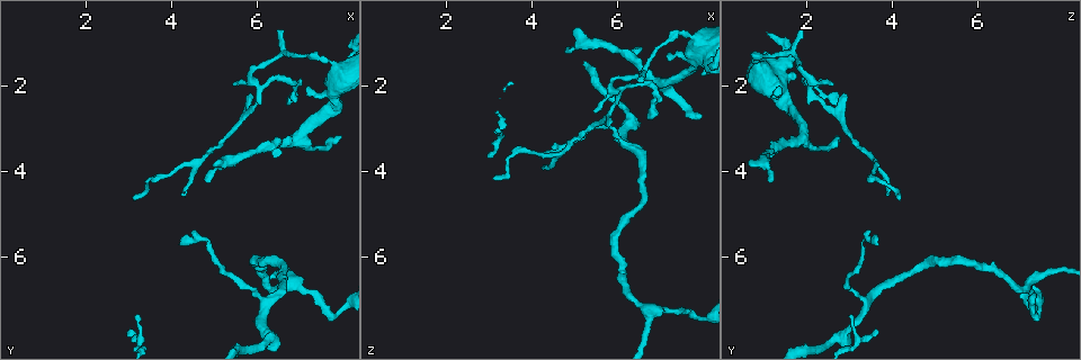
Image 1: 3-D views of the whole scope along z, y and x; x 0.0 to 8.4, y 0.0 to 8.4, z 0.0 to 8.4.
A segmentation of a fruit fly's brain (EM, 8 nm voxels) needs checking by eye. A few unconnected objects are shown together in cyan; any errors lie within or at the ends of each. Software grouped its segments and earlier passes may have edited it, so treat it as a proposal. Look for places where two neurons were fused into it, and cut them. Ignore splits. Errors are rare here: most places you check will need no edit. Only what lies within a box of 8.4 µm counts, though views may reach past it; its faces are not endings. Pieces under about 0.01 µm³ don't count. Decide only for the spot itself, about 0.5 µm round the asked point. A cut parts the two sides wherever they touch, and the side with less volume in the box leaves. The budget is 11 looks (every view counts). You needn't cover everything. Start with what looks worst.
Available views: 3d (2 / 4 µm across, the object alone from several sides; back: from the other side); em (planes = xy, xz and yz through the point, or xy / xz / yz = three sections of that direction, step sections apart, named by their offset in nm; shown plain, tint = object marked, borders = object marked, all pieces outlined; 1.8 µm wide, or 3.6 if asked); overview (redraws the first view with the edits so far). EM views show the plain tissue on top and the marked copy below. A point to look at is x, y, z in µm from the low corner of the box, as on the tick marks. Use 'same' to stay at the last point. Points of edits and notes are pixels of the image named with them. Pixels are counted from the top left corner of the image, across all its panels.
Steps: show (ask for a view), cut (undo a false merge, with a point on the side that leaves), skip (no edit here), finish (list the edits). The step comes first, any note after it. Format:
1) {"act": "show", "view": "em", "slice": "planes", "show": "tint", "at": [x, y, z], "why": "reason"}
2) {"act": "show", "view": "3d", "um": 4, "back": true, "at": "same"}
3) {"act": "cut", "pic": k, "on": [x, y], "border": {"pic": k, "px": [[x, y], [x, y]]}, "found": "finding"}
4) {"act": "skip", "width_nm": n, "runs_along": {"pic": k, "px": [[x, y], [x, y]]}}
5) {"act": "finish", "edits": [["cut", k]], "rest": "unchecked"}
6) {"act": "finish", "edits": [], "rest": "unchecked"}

{"act": "show", "view": "3d", "um": 2, "at": [6.05, 2.05, 2.10], "why": "three-way junction"}

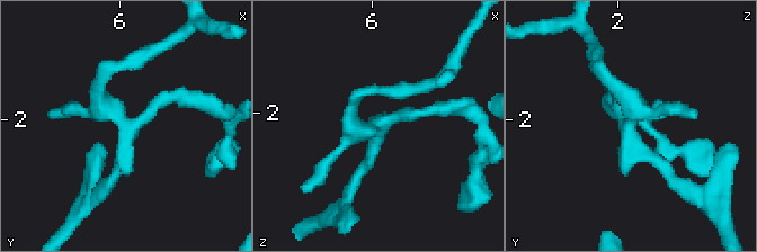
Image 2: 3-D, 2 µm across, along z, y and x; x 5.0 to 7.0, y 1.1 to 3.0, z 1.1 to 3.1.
{"act": "show", "view": "em", "slice": "yz", "step": 4, "show": "tint", "at": [6.06, 2.10, 2.10]}

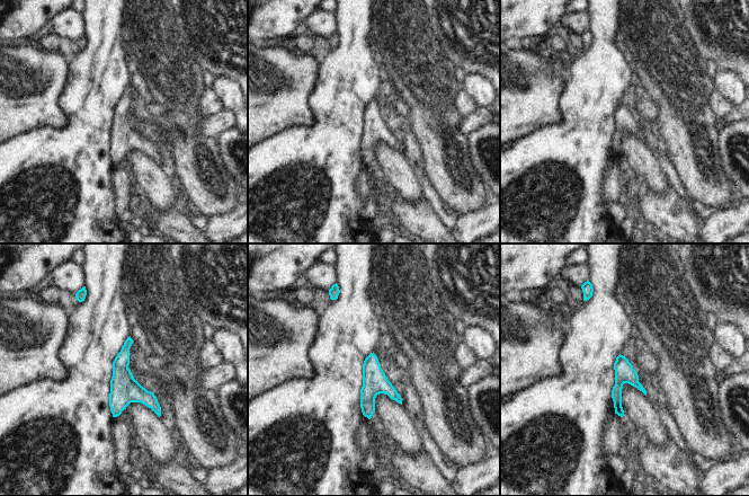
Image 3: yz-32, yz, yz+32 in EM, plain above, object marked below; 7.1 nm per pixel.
{"act": "show", "view": "em", "slice": "planes", "show": "tint", "at": "same", "why": "cut it another way"}

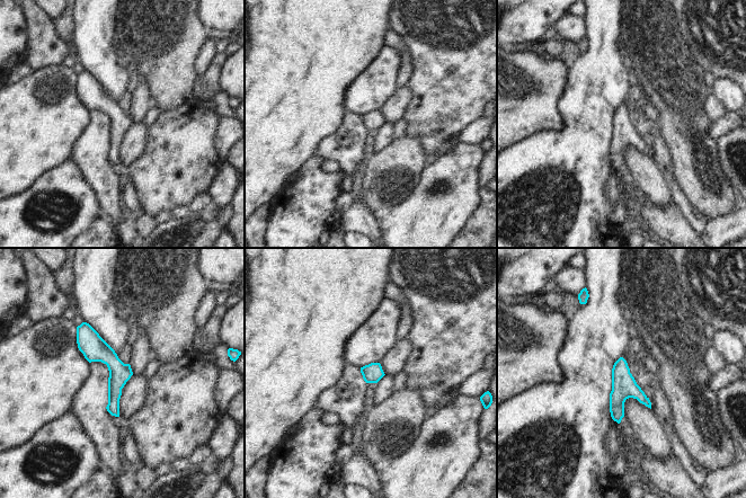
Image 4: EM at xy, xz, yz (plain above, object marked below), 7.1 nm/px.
{"act": "skip", "width_nm": 140, "runs_along": {"pic": 4, "px": [[80, 328], [114, 364], [116, 412]]}, "found": "all the same neuron"}

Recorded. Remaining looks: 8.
{"act": "show", "view": "em", "slice": "yz", "step": 16, "show": "tint", "at": [6.95, 6.65, 7.20], "why": "branch point"}

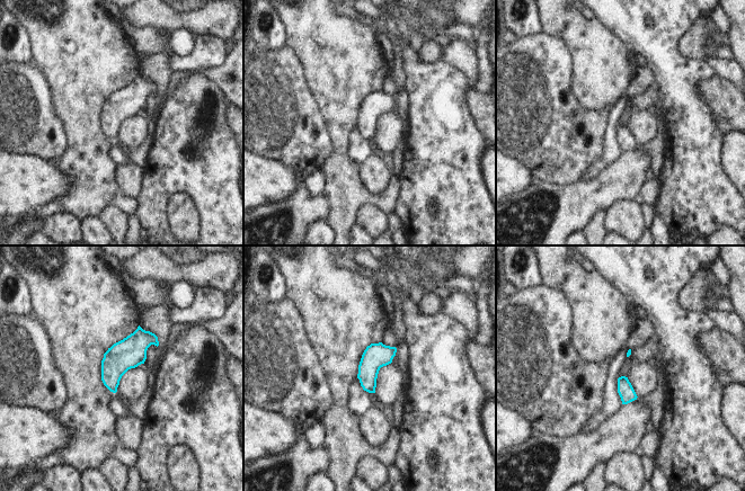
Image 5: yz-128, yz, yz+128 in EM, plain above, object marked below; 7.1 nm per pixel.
{"act": "show", "view": "em", "slice": "planes", "show": "tint", "at": "same", "why": "cut it another way"}

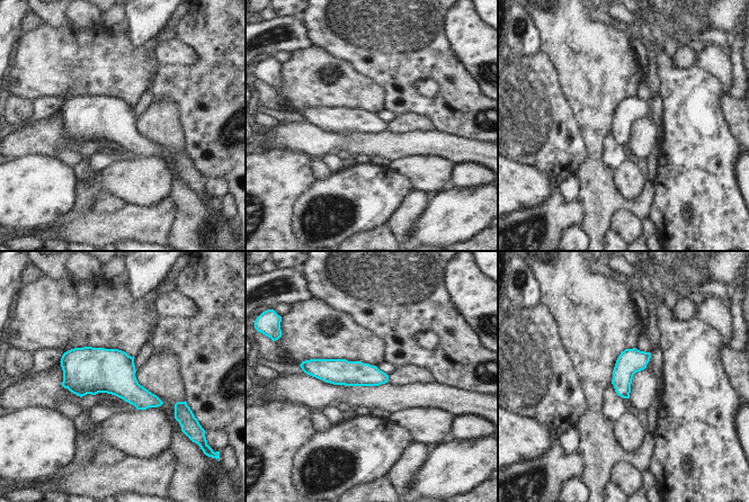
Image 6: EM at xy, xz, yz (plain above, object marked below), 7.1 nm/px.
{"act": "skip", "runs_along": {"pic": 6, "px": [[305, 365], [335, 371], [385, 377]]}, "found": "continuous, no second neuron"}

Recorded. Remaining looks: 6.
{"act": "show", "view": "em", "slice": "planes", "show": "borders", "at": [7.70, 2.15, 1.30], "why": "three-way junction"}

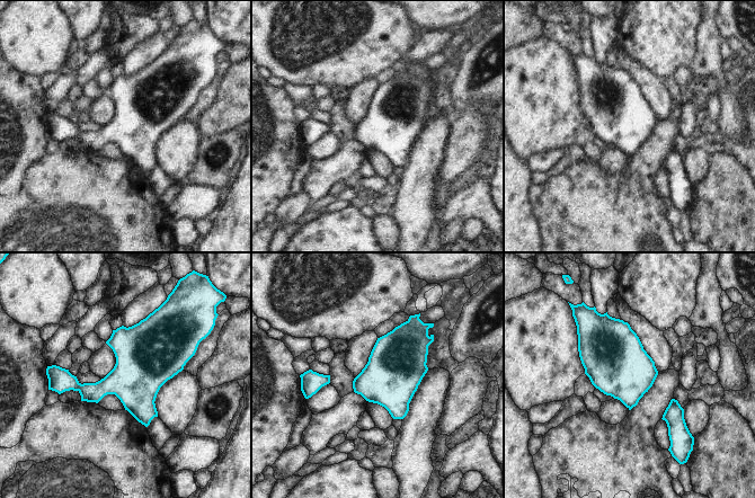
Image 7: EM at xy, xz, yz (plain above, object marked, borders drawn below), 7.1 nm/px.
{"act": "skip", "found": "one neuron here"}

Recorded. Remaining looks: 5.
{"act": "show", "view": "em", "um": 3.6, "slice": "planes", "show": "tint", "at": [6.25, 7.00, 3.40], "why": "three arms meet"}

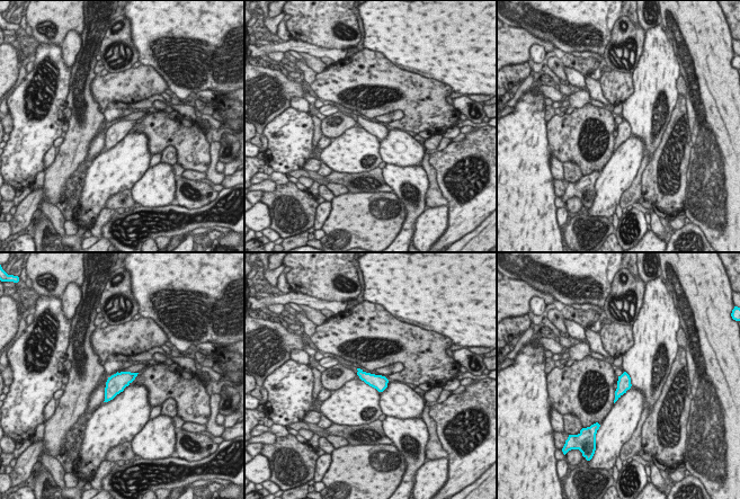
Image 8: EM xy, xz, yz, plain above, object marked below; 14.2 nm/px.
{"act": "skip", "found": "all the same neuron"}

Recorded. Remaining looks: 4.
{"act": "finish", "edits": [], "rest": "unchecked"}

